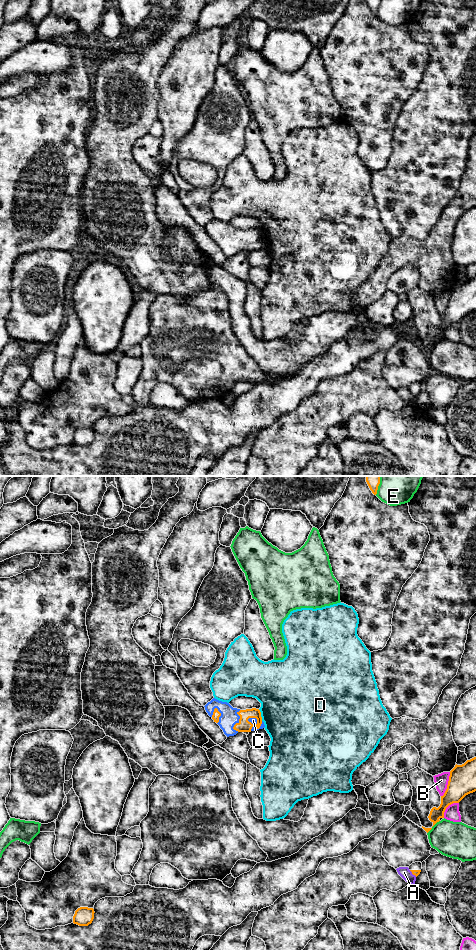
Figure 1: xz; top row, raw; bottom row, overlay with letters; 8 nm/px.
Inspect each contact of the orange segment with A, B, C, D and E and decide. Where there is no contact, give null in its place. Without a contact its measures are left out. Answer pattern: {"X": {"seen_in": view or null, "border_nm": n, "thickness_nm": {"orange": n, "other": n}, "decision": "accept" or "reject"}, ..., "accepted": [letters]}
{"A": {"seen_in": "xz", "border_nm": 80, "thickness_nm": {"orange": 50, "other": 90}, "decision": "reject"}, "B": {"seen_in": "xz", "border_nm": 220, "thickness_nm": {"orange": 220, "other": 110}, "decision": "reject"}, "C": {"seen_in": "xz", "border_nm": 180, "thickness_nm": {"orange": 100, "other": 140}, "decision": "accept"}, "D": {"seen_in": "xz", "border_nm": 100, "thickness_nm": {"orange": 100, "other": 480}, "decision": "reject"}, "E": {"seen_in": "xz", "border_nm": 150, "thickness_nm": {"orange": 100, "other": 300}, "decision": "reject"}, "accepted": ["C"]}

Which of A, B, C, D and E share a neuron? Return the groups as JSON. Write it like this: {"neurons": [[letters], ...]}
{"neurons": [["A"], ["B"], ["C"], ["D"], ["E"]]}

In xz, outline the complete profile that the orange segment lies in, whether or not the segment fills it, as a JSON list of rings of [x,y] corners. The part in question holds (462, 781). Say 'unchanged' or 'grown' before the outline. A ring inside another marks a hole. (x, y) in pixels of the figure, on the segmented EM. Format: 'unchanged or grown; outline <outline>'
unchanged; outline [[[476,757],[467,760],[462,765],[455,765],[450,771],[447,789],[441,796],[441,804],[438,808],[433,807],[428,816],[433,826],[444,818],[446,808],[459,803],[466,795],[476,791]]]

